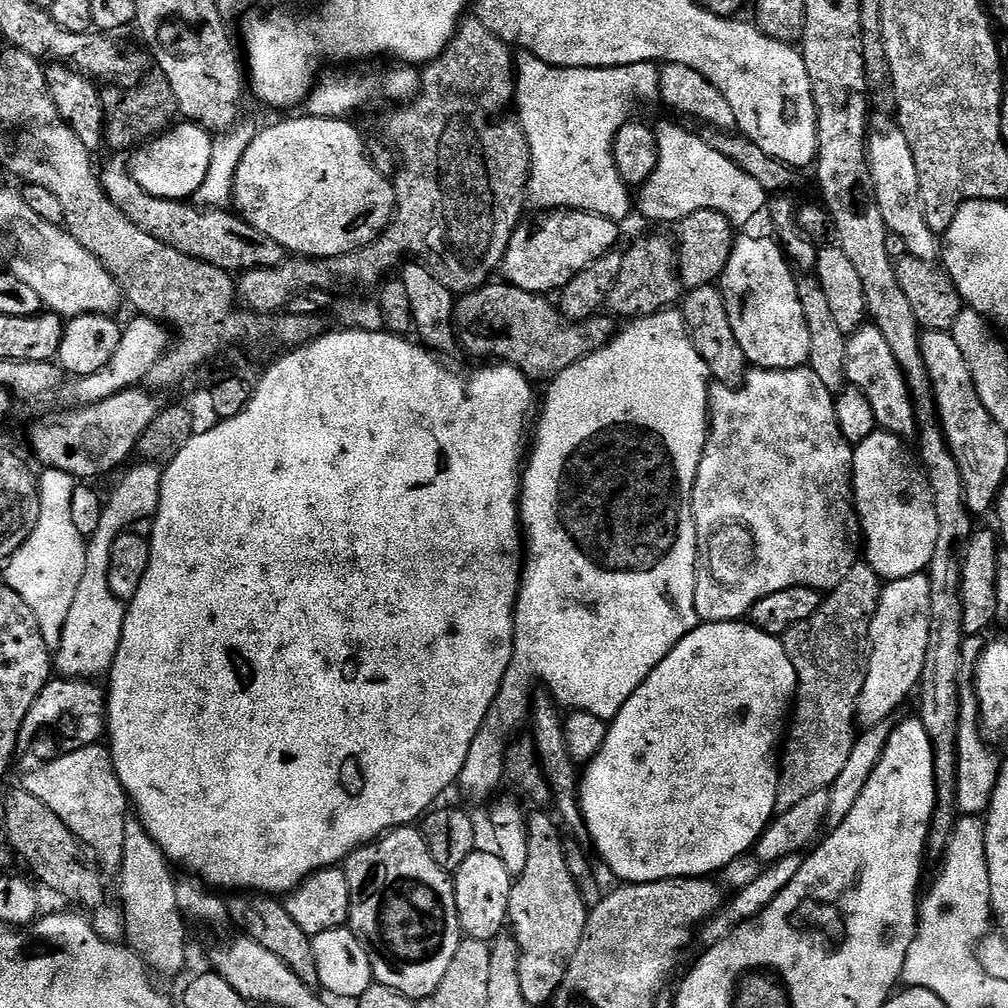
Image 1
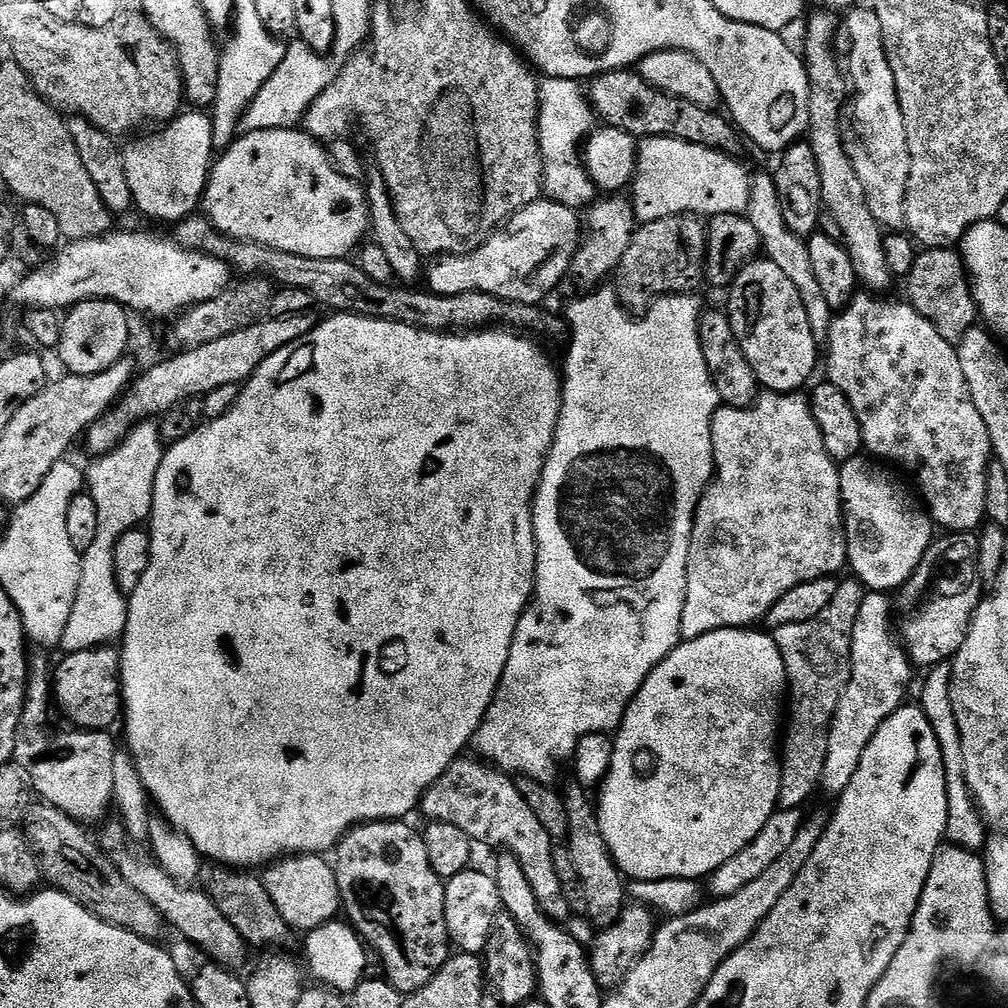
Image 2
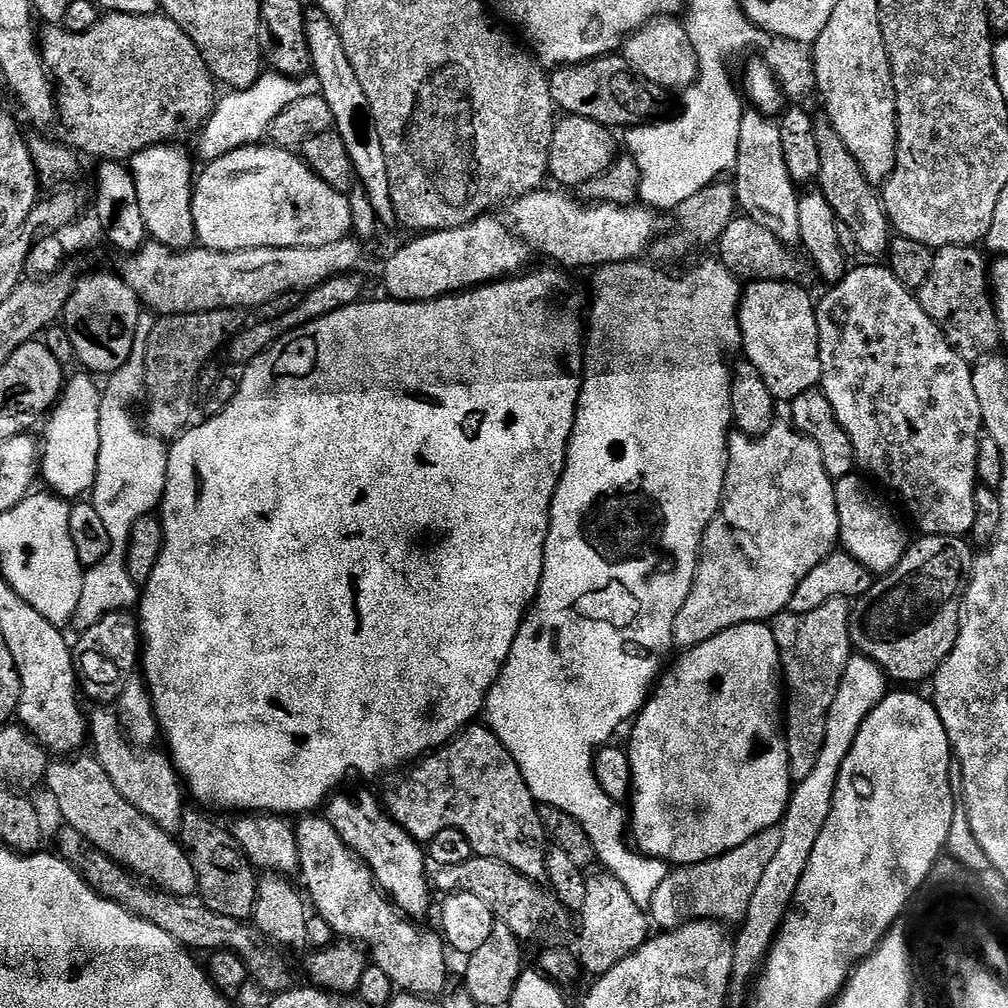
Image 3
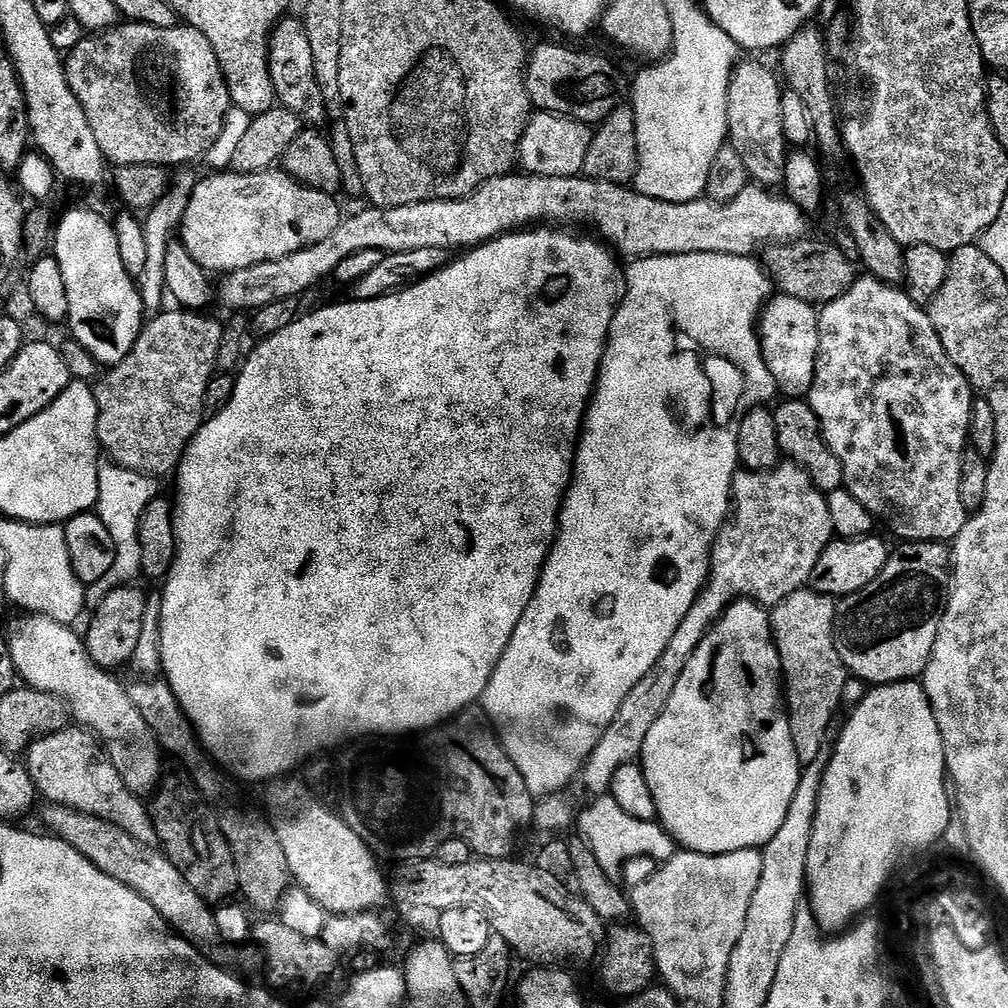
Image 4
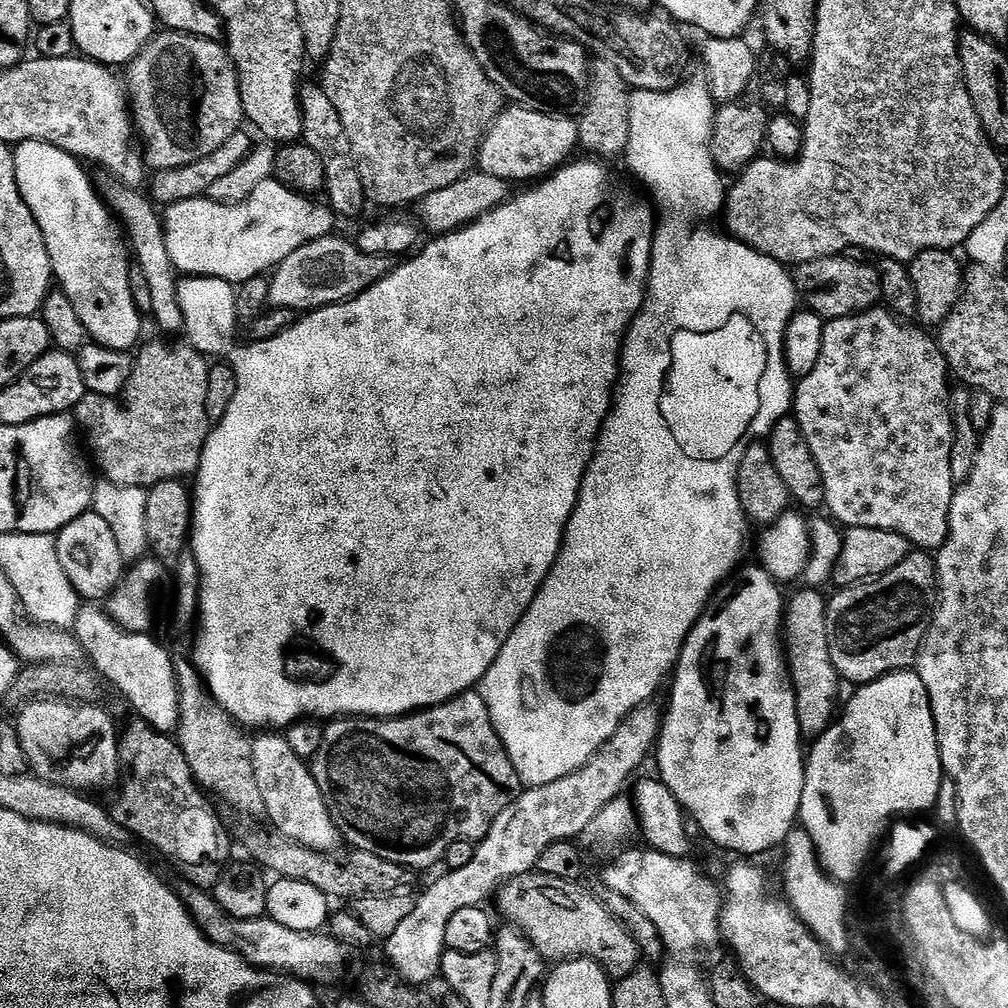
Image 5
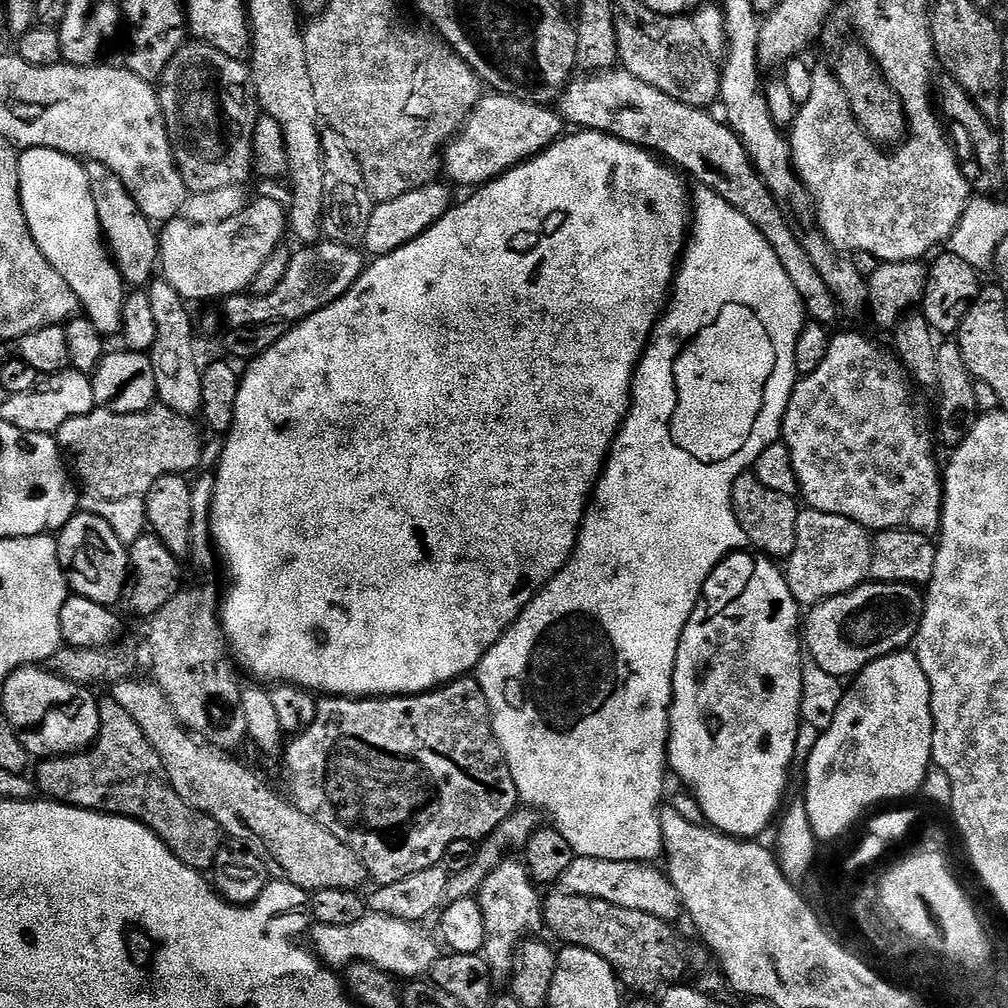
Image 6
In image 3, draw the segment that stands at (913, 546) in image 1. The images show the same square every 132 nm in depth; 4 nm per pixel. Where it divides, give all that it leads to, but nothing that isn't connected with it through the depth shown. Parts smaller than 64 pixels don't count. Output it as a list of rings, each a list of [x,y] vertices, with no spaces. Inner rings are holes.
[[[853,474],[835,481],[840,544],[843,551],[862,562],[862,566],[866,566],[874,574],[883,574],[894,570],[898,562],[902,562],[910,536],[904,533],[899,518],[859,478],[861,479],[859,475]]]

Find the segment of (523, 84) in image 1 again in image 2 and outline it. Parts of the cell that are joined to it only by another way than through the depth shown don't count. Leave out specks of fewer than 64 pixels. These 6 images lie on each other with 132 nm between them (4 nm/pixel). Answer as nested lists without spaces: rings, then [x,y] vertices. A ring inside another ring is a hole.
[[[549,76],[540,85],[540,153],[544,159],[544,187],[547,199],[577,210],[597,199],[598,188],[584,167],[582,145],[594,131],[598,117],[579,80]]]

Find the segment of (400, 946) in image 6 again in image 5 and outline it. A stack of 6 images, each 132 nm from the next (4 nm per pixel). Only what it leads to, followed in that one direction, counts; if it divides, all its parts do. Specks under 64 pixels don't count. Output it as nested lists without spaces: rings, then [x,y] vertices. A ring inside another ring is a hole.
[[[187,882],[181,885],[178,888],[178,895],[210,943],[236,952],[254,968],[278,972],[313,986],[336,984],[343,978],[344,971],[348,968],[350,952],[333,936],[323,931],[302,933],[290,930],[290,926],[282,926],[282,922],[274,922],[267,914],[258,918],[234,918],[226,914],[222,906],[218,906],[215,895],[211,891],[197,888],[195,884]]]

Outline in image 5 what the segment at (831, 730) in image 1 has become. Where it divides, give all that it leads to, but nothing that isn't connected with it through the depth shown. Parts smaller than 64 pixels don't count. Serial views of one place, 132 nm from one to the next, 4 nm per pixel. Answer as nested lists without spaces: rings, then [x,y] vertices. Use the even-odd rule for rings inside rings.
[[[805,587],[803,591],[794,593],[792,600],[790,596],[787,601],[782,625],[782,643],[788,672],[792,675],[792,689],[796,691],[801,737],[819,738],[834,723],[834,713],[837,711],[836,695],[840,692],[842,681],[836,673],[834,658],[830,658],[830,638],[826,630],[828,600],[823,596],[825,593],[809,587]]]

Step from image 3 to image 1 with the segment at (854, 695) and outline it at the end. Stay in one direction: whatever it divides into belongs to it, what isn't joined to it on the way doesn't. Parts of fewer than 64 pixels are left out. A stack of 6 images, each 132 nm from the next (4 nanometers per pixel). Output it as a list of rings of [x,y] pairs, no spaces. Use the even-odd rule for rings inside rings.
[[[927,575],[911,576],[889,580],[881,587],[878,610],[872,619],[868,631],[866,659],[866,682],[862,686],[862,694],[856,703],[856,718],[861,725],[871,726],[883,724],[898,711],[907,700],[908,695],[915,693],[920,687],[922,666],[926,662],[926,641],[930,639],[930,582]]]

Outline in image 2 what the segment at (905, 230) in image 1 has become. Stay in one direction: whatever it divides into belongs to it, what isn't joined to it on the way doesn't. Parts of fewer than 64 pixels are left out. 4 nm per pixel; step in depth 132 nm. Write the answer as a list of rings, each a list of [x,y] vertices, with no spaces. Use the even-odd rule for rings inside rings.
[[[857,6],[847,13],[848,17],[843,17],[842,20],[842,40],[848,43],[848,60],[846,56],[846,75],[851,88],[854,93],[854,99],[850,104],[850,112],[852,108],[852,116],[856,119],[856,148],[854,144],[854,151],[851,153],[852,161],[854,162],[854,170],[858,173],[858,178],[862,178],[862,190],[866,190],[866,202],[870,202],[870,210],[874,213],[874,218],[888,230],[900,230],[907,225],[906,216],[906,198],[908,194],[908,183],[910,182],[910,146],[906,138],[906,122],[902,118],[902,106],[898,102],[898,90],[894,86],[894,70],[890,70],[890,62],[888,55],[884,49],[882,42],[882,22],[878,22],[878,14],[875,7]]]

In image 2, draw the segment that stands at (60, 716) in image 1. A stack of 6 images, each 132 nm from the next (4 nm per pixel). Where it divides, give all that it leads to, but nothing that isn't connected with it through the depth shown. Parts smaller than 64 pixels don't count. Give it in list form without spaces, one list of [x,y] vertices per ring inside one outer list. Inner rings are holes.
[[[115,647],[91,648],[81,652],[70,652],[63,657],[65,660],[54,668],[54,700],[73,721],[75,727],[86,732],[102,732],[111,729],[112,723],[119,721],[124,707],[124,698],[120,687],[120,654]]]

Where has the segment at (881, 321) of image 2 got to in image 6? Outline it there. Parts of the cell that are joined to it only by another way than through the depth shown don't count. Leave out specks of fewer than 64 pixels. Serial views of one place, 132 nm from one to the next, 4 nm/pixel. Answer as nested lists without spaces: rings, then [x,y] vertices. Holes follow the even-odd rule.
[[[840,332],[831,337],[828,342],[828,353],[822,366],[814,370],[814,374],[797,379],[796,388],[792,392],[790,402],[786,406],[782,443],[790,450],[790,458],[794,462],[794,472],[798,474],[800,496],[808,508],[813,508],[826,514],[838,514],[842,518],[850,518],[862,527],[879,534],[889,528],[905,528],[907,532],[920,532],[923,536],[935,537],[940,531],[940,520],[944,517],[944,485],[942,483],[941,465],[936,465],[936,452],[932,449],[934,432],[928,429],[928,420],[920,413],[916,405],[916,396],[912,393],[913,381],[908,369],[891,351],[879,348],[868,336],[860,332]]]

